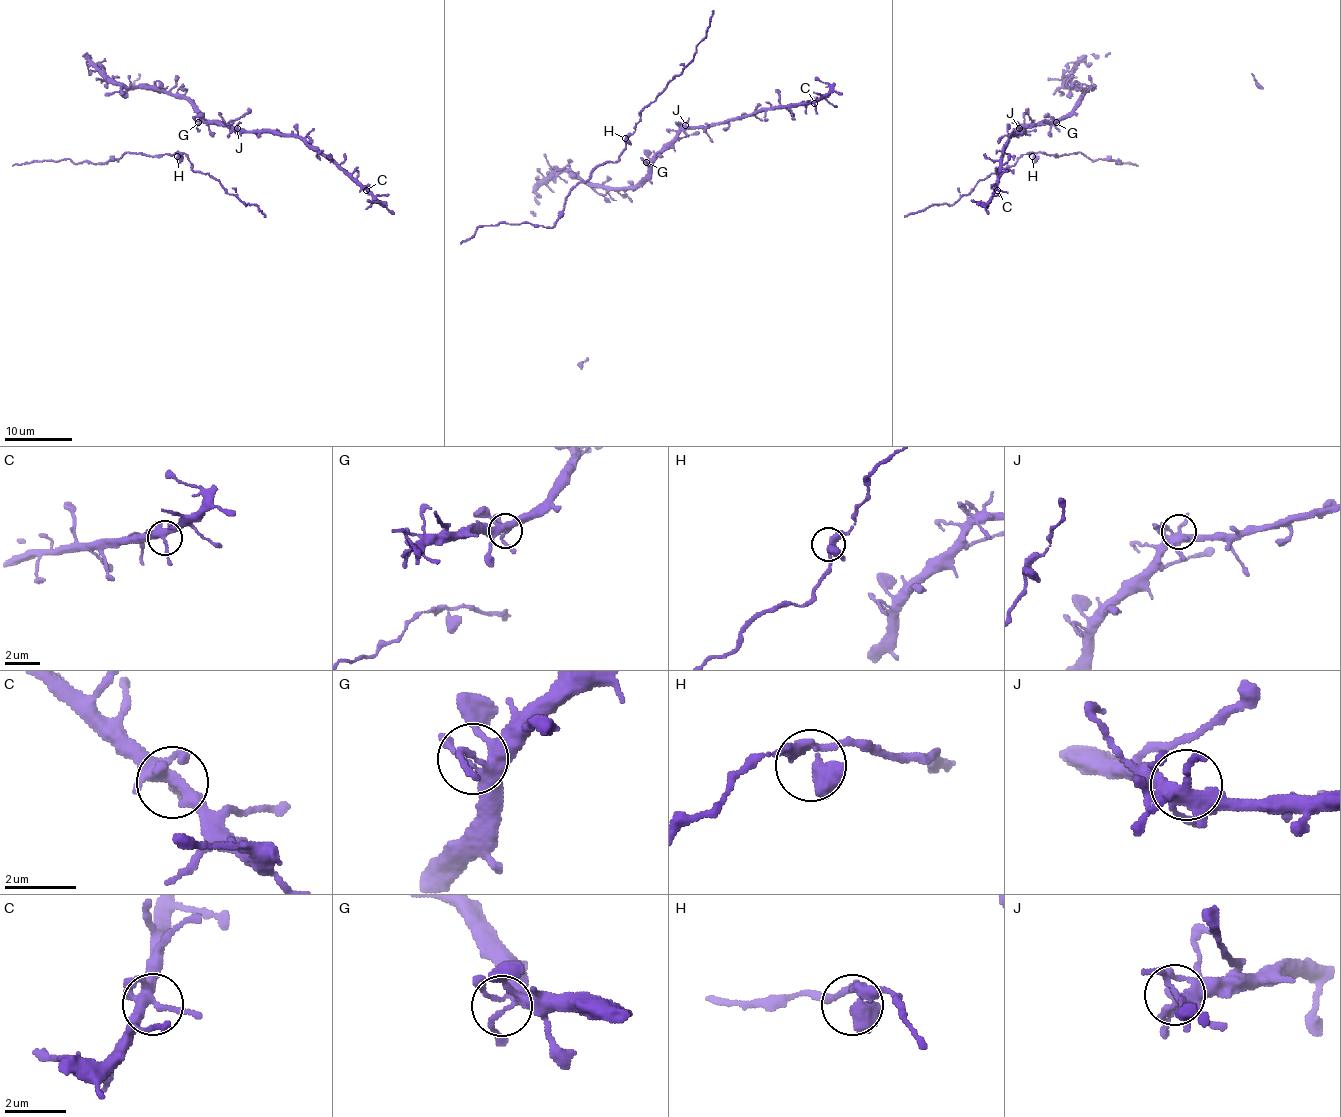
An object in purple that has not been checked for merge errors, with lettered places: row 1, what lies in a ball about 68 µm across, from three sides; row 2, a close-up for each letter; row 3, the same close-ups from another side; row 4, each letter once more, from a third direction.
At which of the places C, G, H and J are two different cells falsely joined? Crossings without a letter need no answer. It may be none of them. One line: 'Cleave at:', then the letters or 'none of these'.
Cleave at: none of these

